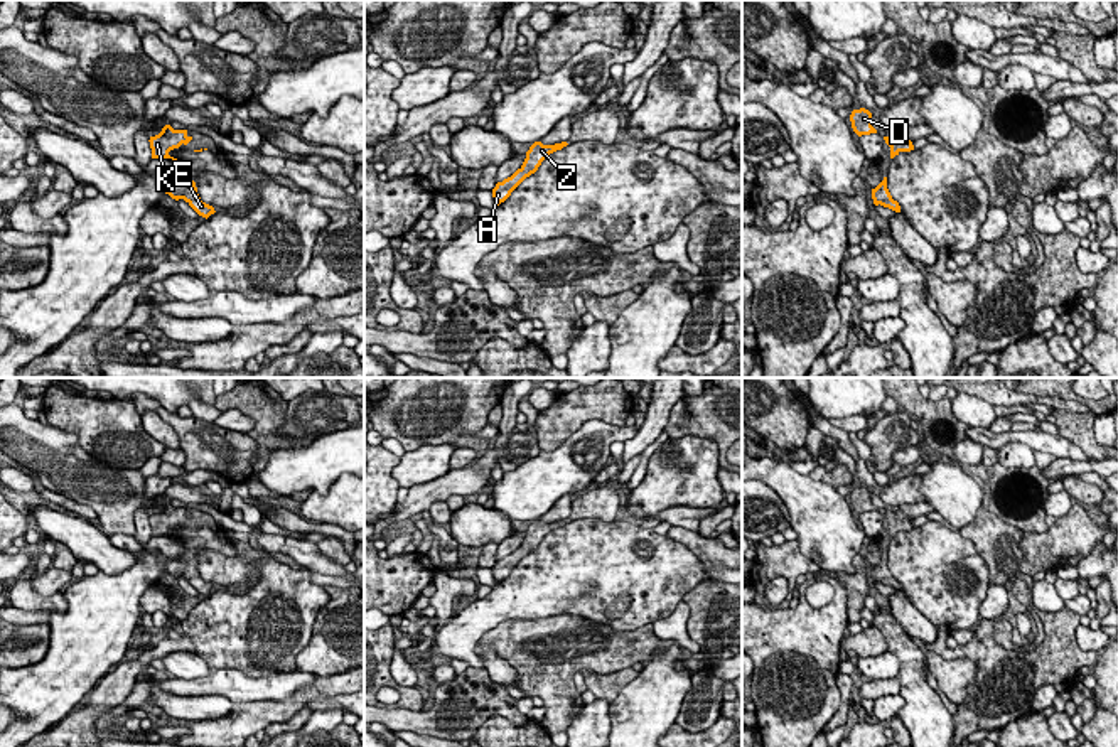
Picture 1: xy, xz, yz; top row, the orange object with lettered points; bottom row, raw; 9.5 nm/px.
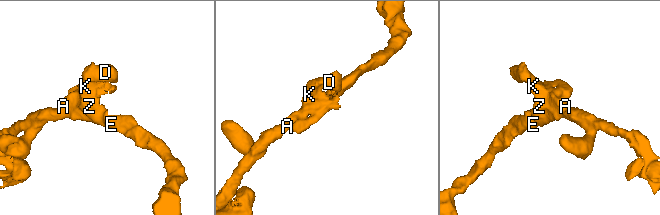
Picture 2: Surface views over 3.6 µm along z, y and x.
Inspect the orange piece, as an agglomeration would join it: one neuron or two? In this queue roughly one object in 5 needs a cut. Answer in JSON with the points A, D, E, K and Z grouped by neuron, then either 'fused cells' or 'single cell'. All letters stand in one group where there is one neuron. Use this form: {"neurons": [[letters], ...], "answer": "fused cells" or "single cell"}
{"neurons": [["A", "D", "E", "K", "Z"]], "answer": "single cell"}

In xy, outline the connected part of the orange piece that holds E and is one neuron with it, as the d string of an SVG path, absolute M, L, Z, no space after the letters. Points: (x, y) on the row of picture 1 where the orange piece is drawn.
M157 174L157 177L165 194L175 201L184 199L199 216L207 219L216 212L212 206L201 201L192 177L184 175L180 180L169 180L162 174Z

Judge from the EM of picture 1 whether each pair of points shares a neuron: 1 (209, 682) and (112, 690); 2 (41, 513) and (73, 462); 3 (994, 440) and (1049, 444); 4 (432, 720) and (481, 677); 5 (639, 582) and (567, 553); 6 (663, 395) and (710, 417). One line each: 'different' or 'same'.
1: different
2: different
3: same
4: same
5: same
6: different

